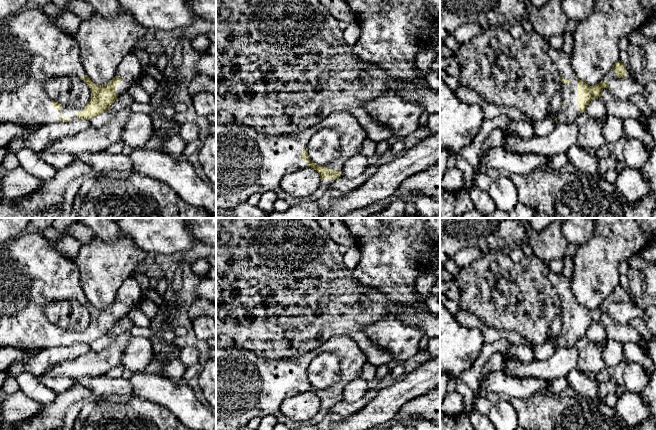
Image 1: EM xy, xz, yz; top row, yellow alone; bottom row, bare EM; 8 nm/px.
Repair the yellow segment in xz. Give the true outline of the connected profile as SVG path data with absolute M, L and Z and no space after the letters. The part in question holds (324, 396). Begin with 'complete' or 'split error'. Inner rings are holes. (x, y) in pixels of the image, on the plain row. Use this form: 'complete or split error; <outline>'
split error; M348 335L331 337L316 349L293 359L267 359L259 357L253 351L240 349L235 345L220 348L216 346L216 430L239 430L255 417L274 416L278 422L290 430L303 426L316 426L341 401L345 386L360 378L360 370L367 362L359 345ZM323 352L336 354L340 360L341 387L317 389L309 381L307 371L311 361ZM304 392L314 392L320 399L320 409L316 415L306 421L293 421L280 411L281 403L288 397Z

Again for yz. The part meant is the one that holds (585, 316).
split error; M549 271L547 276L559 294L563 309L561 331L555 344L557 347L574 347L578 339L586 335L593 322L601 321L602 313L609 311L609 307L601 305L590 310L576 301L571 290L570 280L565 278L562 273Z

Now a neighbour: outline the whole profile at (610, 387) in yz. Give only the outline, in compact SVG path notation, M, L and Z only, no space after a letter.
M612 378L608 382L599 383L599 398L602 400L609 394L617 394L620 390L616 381Z

